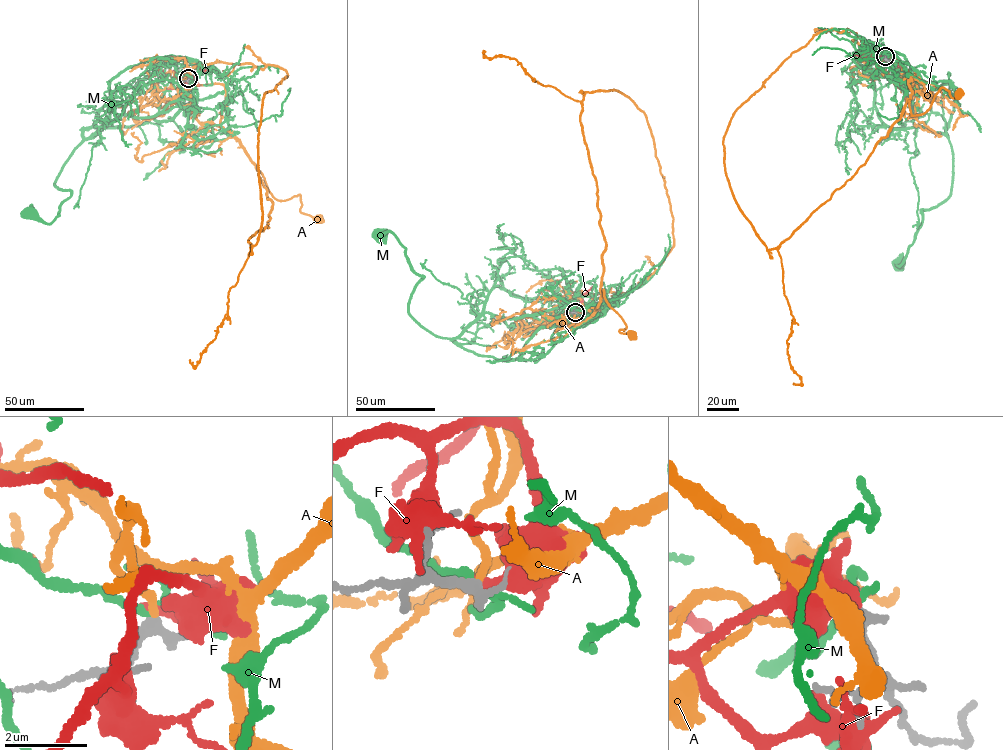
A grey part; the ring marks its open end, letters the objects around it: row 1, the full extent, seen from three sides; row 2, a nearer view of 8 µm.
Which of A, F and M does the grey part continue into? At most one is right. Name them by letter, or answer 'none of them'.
A

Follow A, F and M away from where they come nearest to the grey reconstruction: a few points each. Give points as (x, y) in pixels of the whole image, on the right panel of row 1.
A: (885, 56), (881, 47), (913, 75), (909, 83), (911, 115), (927, 111), (940, 88), (952, 97), (958, 95)
F: (885, 56), (879, 57), (886, 65), (909, 72)
M: (885, 56), (880, 59), (901, 72), (915, 125), (945, 135), (953, 159), (950, 195), (920, 211), (899, 265)

